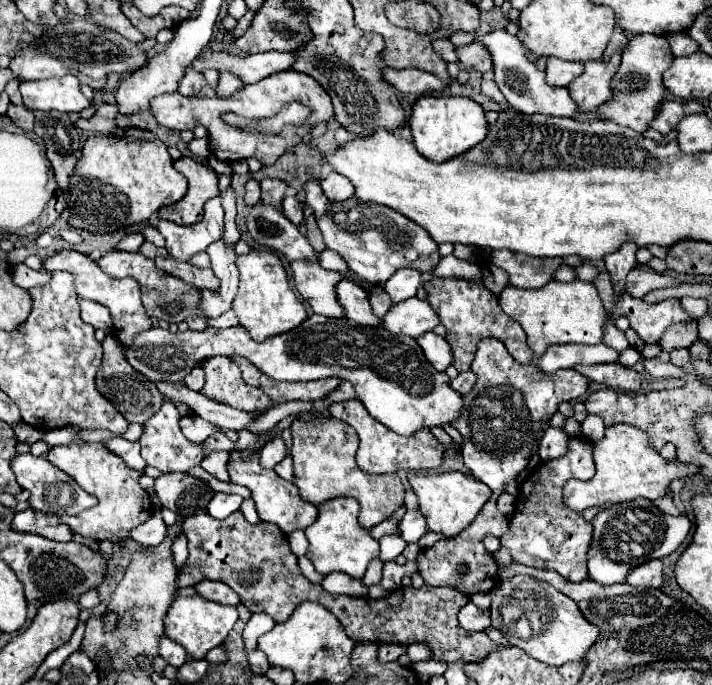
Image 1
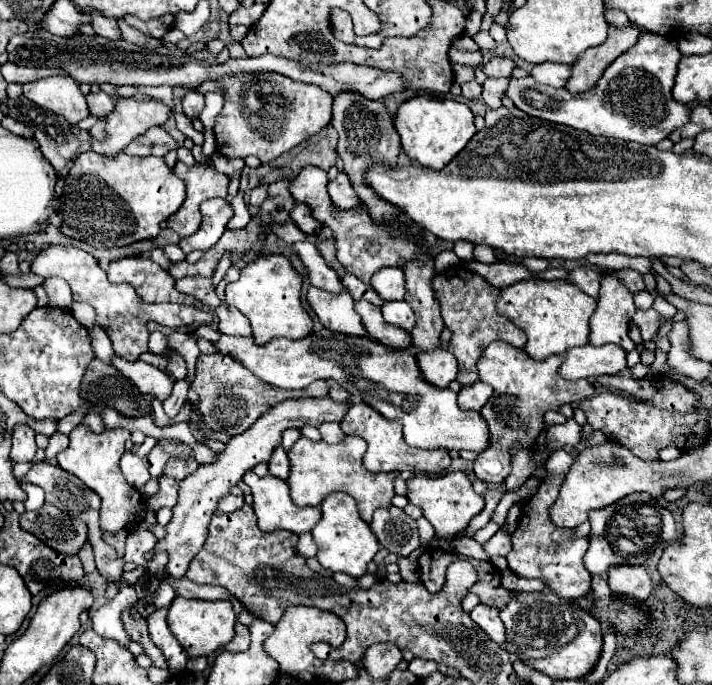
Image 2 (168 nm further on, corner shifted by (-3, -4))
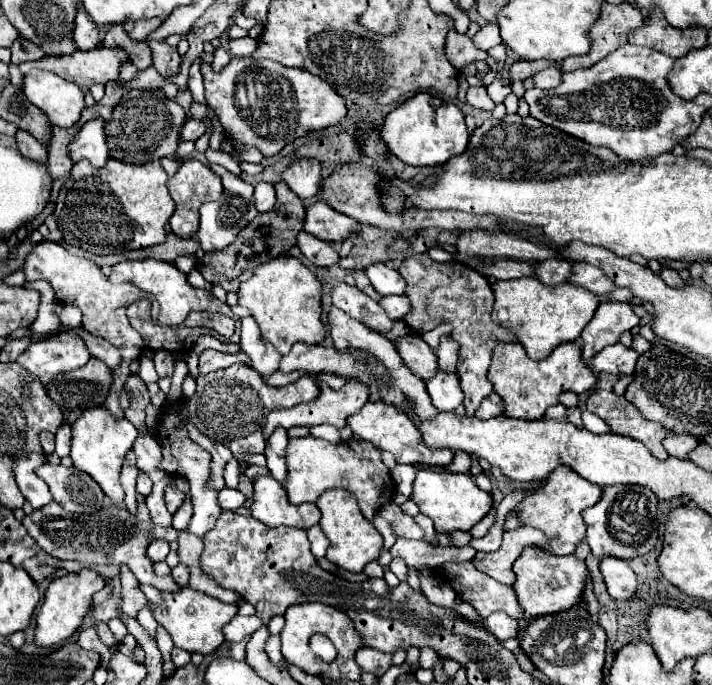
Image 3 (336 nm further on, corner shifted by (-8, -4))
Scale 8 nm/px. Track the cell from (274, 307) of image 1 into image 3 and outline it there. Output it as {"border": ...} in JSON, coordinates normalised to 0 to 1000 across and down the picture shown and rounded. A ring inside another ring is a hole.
{"border":[[[393,372],[360,390],[357,401],[337,416],[334,445],[354,454],[368,492],[379,498],[396,518],[402,518],[419,498],[444,504],[458,489],[452,474],[452,416],[444,401],[416,375]]]}

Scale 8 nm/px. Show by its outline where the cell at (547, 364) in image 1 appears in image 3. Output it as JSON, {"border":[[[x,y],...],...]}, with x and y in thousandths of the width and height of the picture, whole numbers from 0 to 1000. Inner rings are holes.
{"border":[[[874,501],[848,507],[831,527],[829,536],[834,545],[862,545],[862,547],[888,547],[896,515],[888,507],[876,507]]]}

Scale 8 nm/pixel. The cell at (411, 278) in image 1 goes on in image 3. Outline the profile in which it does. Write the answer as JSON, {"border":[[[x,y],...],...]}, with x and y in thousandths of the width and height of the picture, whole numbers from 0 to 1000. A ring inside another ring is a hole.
{"border":[[[539,384],[517,387],[517,390],[514,390],[514,401],[517,401],[522,419],[525,419],[537,434],[567,428],[567,407],[565,407],[565,401],[562,401],[556,393],[539,387]]]}

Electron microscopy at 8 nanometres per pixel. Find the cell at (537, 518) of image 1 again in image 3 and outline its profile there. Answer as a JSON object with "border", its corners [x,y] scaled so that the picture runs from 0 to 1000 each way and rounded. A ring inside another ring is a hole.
{"border":[[[739,799],[733,804],[733,810],[722,819],[722,836],[725,836],[725,848],[719,857],[736,892],[736,909],[812,883],[826,851],[826,834],[817,816],[812,816],[809,810],[795,810],[795,813],[770,810],[753,799]]]}

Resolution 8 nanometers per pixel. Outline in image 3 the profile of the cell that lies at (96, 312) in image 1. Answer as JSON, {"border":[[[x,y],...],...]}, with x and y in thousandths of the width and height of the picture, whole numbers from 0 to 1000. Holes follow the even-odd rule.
{"border":[[[81,445],[79,460],[90,477],[112,477],[115,474],[115,457],[104,445]]]}

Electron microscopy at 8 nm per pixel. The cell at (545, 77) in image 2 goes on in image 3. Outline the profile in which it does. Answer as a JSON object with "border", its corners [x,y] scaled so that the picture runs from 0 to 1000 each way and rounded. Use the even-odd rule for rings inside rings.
{"border":[[[770,101],[770,104],[758,104],[758,107],[753,107],[750,112],[747,112],[747,118],[750,118],[750,124],[756,127],[756,130],[778,130],[778,127],[784,127],[787,124],[787,104],[781,104],[781,101]]]}

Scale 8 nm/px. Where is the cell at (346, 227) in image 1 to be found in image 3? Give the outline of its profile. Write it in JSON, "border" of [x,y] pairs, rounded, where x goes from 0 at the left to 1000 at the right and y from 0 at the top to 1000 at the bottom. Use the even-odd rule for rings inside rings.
{"border":[[[416,232],[396,253],[396,264],[421,291],[438,291],[447,282],[447,267],[452,261],[452,241],[444,232]]]}

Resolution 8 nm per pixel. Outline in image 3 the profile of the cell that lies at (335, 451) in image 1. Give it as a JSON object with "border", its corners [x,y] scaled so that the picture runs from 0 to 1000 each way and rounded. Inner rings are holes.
{"border":[[[438,635],[407,641],[402,653],[402,676],[404,696],[399,711],[410,737],[444,731],[455,717],[478,711],[500,723],[508,752],[522,761],[531,743],[551,726],[553,717],[551,708],[539,705],[539,696],[548,696],[548,688],[537,676],[534,658],[520,644],[503,644],[500,638],[480,647],[461,647]]]}

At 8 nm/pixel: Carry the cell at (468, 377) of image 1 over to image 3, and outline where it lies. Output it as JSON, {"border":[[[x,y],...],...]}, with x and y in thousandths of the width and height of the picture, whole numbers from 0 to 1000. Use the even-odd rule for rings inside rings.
{"border":[[[691,574],[685,582],[680,582],[680,588],[674,591],[674,597],[669,600],[671,612],[688,612],[688,609],[699,609],[708,603],[708,585]]]}

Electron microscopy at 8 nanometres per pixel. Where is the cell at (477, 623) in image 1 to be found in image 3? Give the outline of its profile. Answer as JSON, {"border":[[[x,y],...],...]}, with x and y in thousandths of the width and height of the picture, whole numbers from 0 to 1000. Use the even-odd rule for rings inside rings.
{"border":[[[691,895],[685,904],[680,904],[680,909],[685,912],[688,924],[699,933],[716,933],[728,927],[728,907],[708,898],[708,895]]]}

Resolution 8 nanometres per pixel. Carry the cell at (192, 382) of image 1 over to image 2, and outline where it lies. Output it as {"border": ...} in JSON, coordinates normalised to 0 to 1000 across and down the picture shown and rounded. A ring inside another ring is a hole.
{"border":[[[308,515],[282,518],[277,524],[277,545],[274,545],[274,556],[268,565],[279,574],[279,594],[288,609],[288,618],[299,629],[319,629],[322,635],[347,629],[372,600],[378,600],[381,594],[386,594],[395,585],[414,582],[417,577],[420,580],[459,580],[462,577],[459,556],[442,556],[437,565],[431,565],[420,574],[381,565],[381,562],[369,559],[367,553],[361,553],[358,547],[353,547],[353,542],[347,542],[338,530],[330,530],[324,521],[308,518]],[[316,565],[322,568],[319,577],[316,577]]]}

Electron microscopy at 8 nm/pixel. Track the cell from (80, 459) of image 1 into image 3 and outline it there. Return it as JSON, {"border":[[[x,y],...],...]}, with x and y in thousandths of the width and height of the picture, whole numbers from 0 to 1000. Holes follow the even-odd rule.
{"border":[[[129,594],[101,618],[101,658],[98,667],[104,670],[104,682],[121,688],[143,717],[157,728],[157,734],[174,731],[174,714],[169,708],[169,682],[174,673],[177,658],[185,655],[191,644],[191,623],[180,612],[163,612],[149,594]]]}

